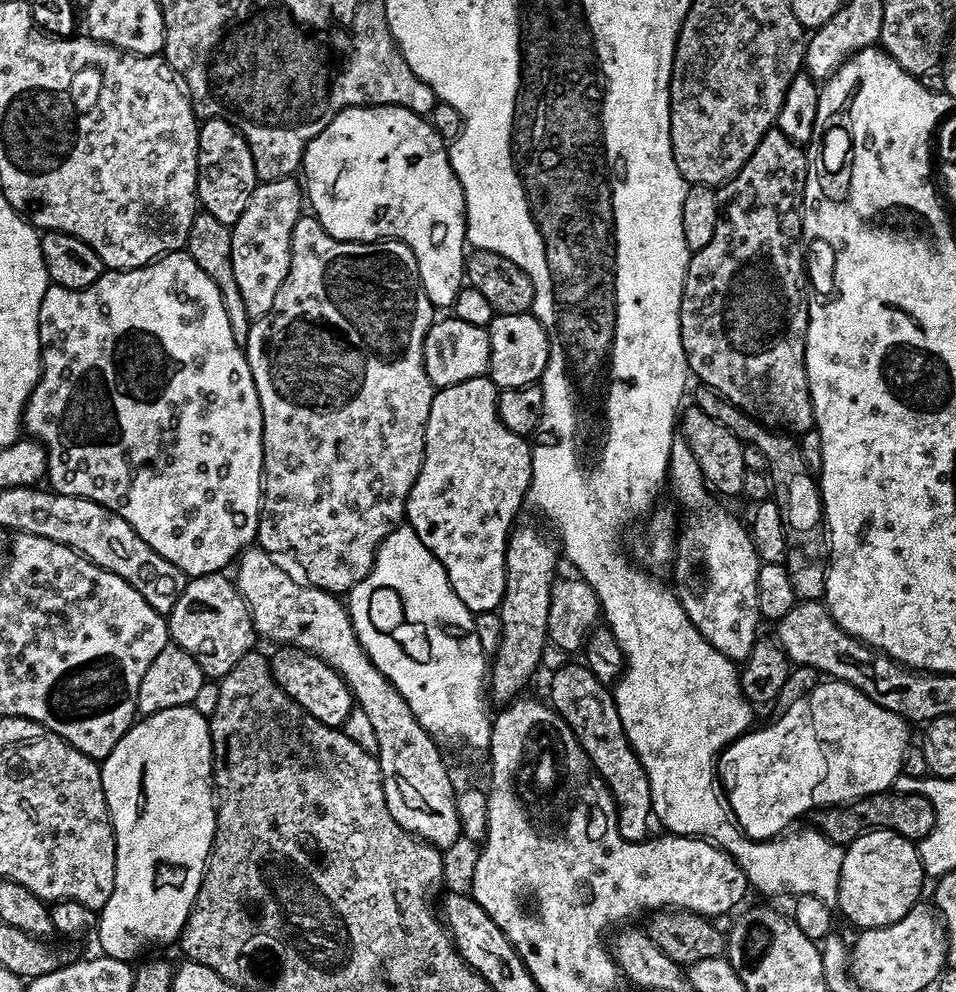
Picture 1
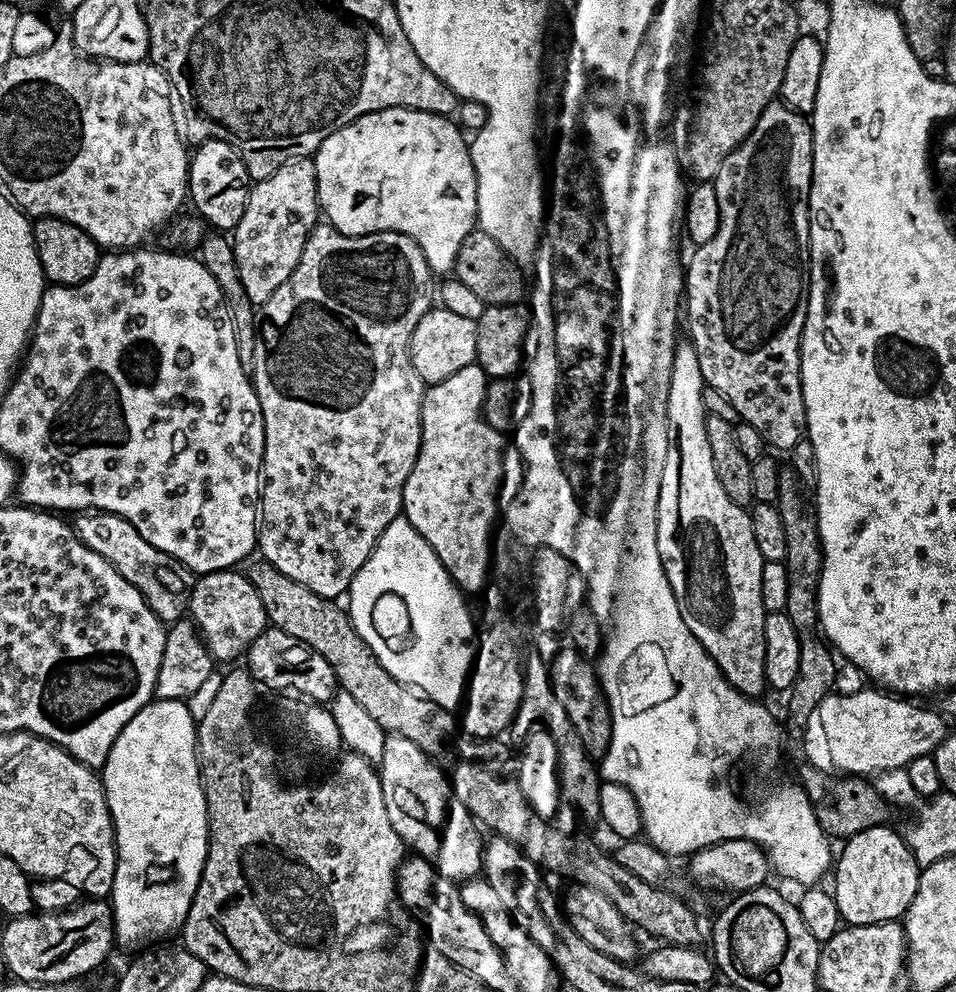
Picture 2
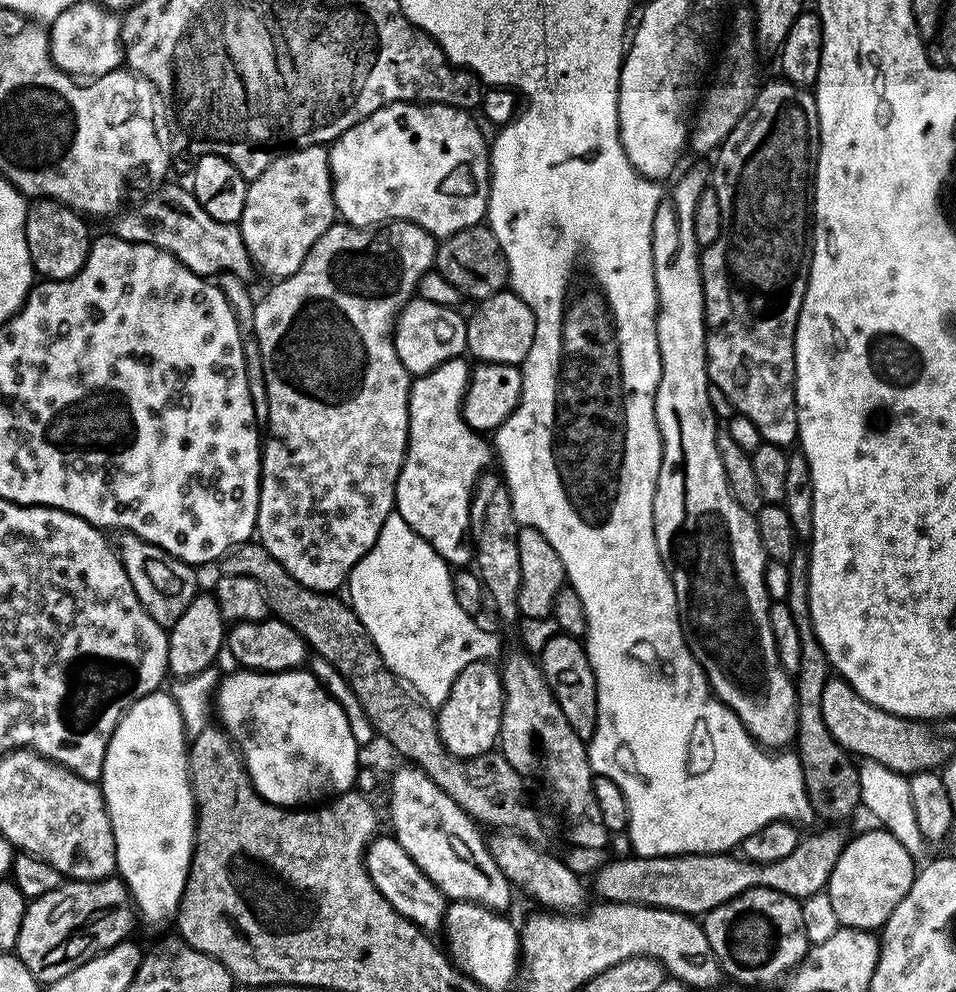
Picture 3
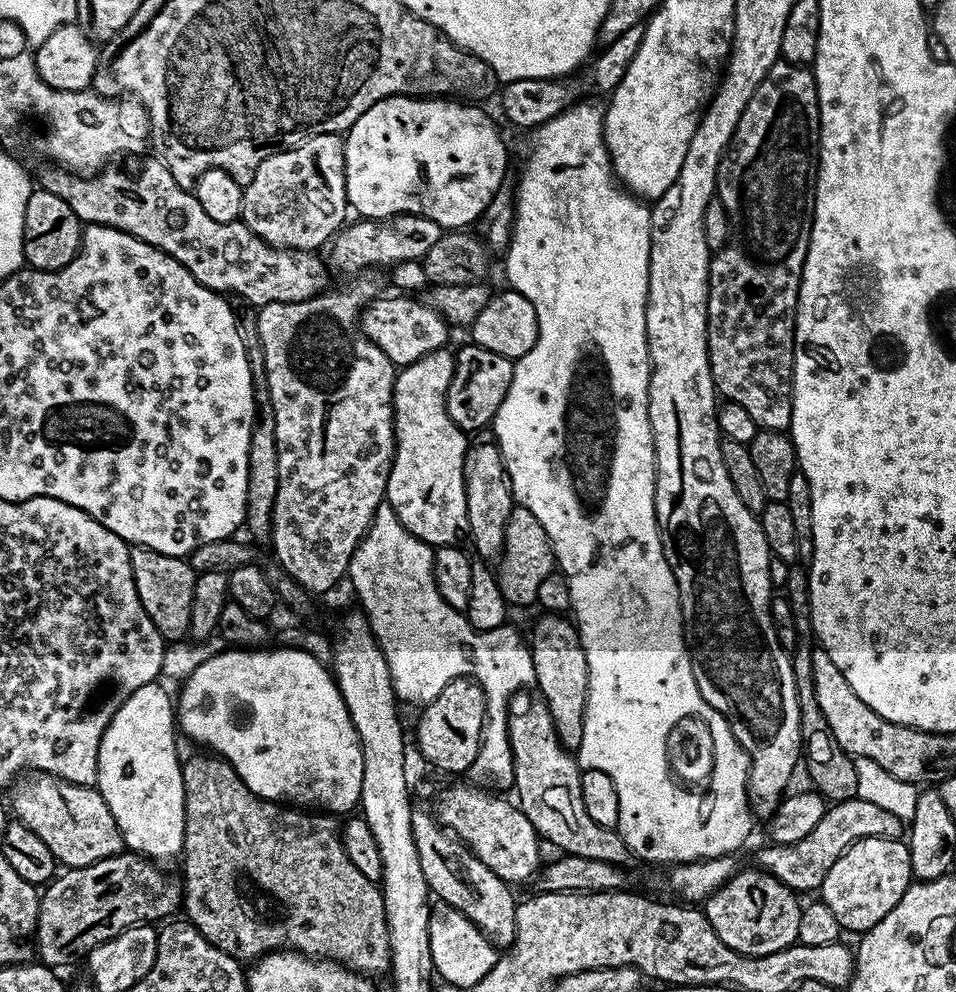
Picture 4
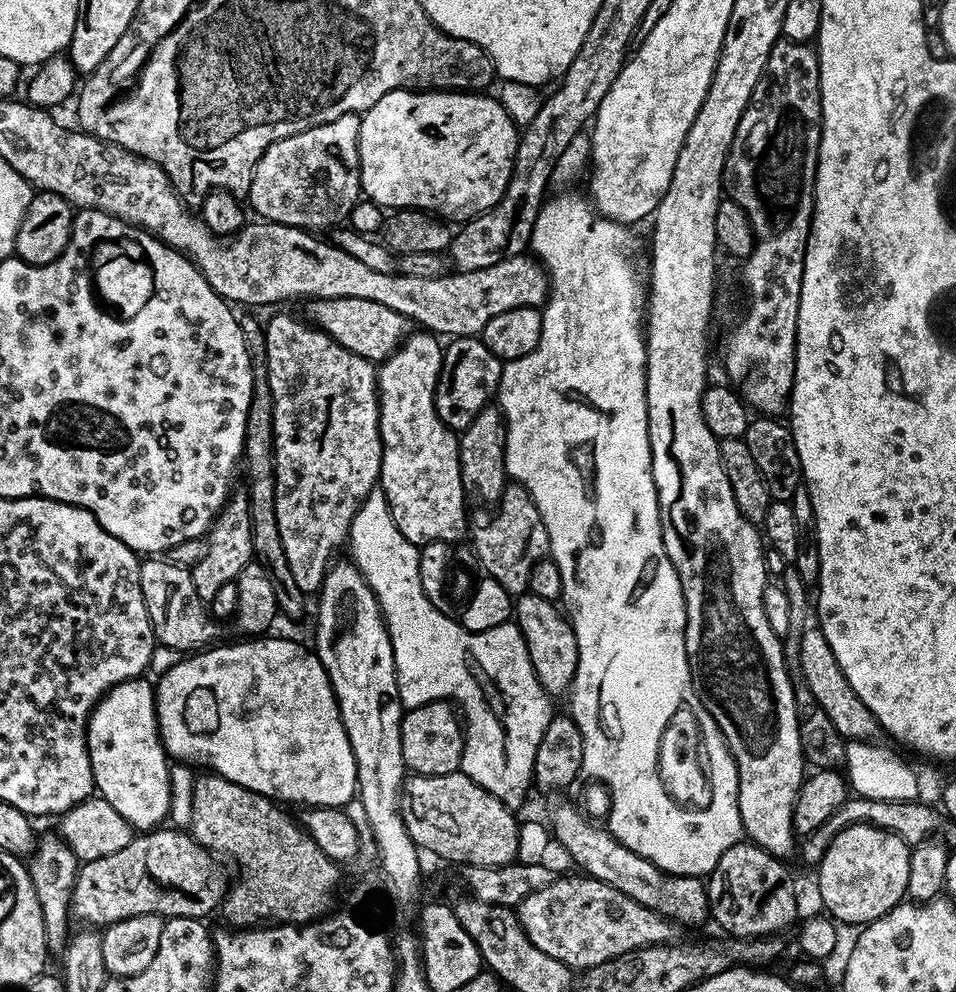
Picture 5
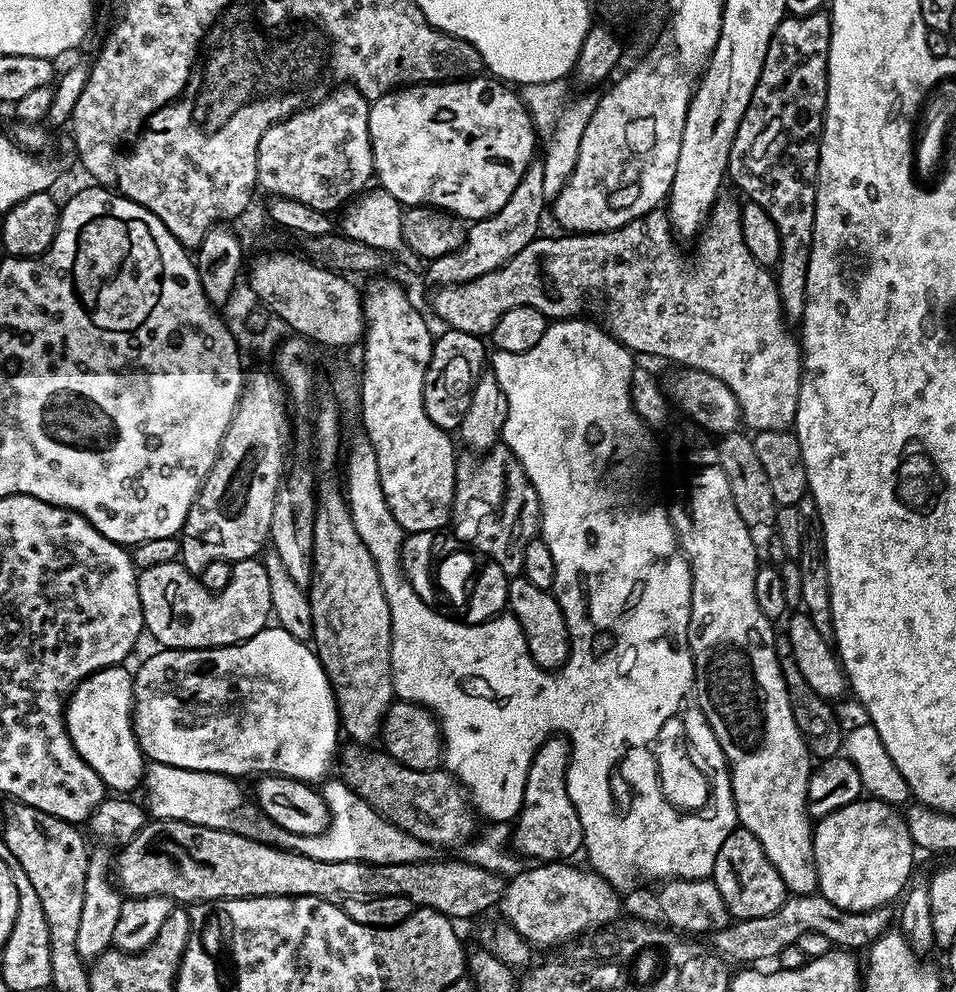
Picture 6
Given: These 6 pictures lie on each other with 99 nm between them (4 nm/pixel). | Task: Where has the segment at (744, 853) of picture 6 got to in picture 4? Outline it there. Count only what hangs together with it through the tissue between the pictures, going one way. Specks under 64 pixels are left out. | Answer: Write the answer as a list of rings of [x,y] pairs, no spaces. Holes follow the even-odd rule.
[[[737,871],[726,883],[704,901],[704,916],[714,926],[714,934],[743,956],[765,956],[786,950],[798,941],[798,918],[802,907],[797,893],[768,872]]]

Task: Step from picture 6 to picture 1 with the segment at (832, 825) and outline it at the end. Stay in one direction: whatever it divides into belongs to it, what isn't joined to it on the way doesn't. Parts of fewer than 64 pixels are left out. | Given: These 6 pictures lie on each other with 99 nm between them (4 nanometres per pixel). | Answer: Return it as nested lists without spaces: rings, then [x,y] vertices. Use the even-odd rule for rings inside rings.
[[[874,828],[871,832],[863,832],[860,837],[858,837],[854,843],[847,845],[843,849],[841,858],[840,858],[840,885],[836,891],[836,904],[838,905],[838,912],[845,916],[852,924],[857,924],[857,929],[863,930],[865,928],[881,928],[882,926],[890,926],[894,922],[898,922],[904,917],[911,908],[916,905],[916,903],[921,899],[920,896],[920,887],[926,883],[926,877],[924,875],[924,867],[920,861],[920,854],[917,848],[917,845],[911,840],[902,838],[902,834],[897,832],[891,832],[885,828]]]

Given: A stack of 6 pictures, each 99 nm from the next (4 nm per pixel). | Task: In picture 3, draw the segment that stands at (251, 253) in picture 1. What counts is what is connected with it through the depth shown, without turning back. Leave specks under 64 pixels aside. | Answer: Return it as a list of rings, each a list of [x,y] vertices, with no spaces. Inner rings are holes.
[[[319,144],[296,148],[270,162],[248,185],[238,227],[253,265],[271,278],[294,274],[302,266],[310,246],[326,234],[330,225],[337,223],[328,154],[329,149]]]

